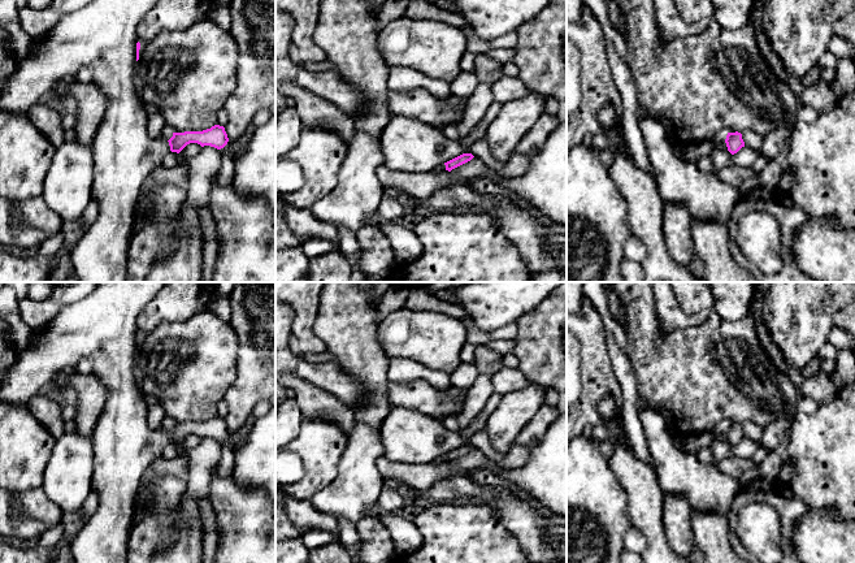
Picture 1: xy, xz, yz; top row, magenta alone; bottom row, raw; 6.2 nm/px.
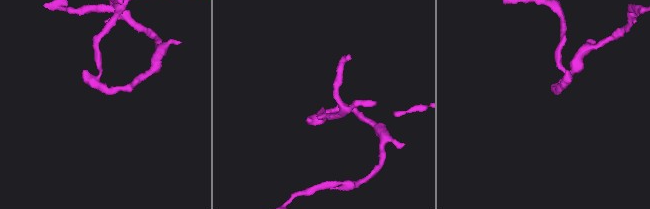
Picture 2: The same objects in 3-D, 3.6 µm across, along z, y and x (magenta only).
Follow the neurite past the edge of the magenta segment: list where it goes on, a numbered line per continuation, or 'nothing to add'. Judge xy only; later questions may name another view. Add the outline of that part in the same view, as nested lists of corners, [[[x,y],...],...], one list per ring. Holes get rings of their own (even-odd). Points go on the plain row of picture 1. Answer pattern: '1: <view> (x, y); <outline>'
1: xy (237, 438); [[[248,417],[247,421],[239,429],[227,433],[226,438],[233,443],[234,451],[244,442],[253,423],[255,421],[251,417]]]

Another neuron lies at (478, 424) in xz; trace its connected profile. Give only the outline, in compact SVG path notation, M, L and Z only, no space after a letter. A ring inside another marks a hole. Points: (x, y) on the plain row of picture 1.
M494 393L491 398L487 400L485 408L474 417L474 420L463 430L460 430L460 436L463 439L463 445L468 445L468 439L477 432L486 429L486 421L490 415L495 411L502 400L502 395Z

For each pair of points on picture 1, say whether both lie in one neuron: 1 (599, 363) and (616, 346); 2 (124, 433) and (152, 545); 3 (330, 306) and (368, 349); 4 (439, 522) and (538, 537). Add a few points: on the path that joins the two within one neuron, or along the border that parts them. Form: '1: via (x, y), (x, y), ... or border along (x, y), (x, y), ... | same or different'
1: border along (603, 324), (611, 368), (619, 382) | different
2: border along (134, 525), (126, 549) | different
3: via (337, 316), (357, 338) | same
4: border along (493, 510), (497, 518), (517, 538), (523, 549) | different

